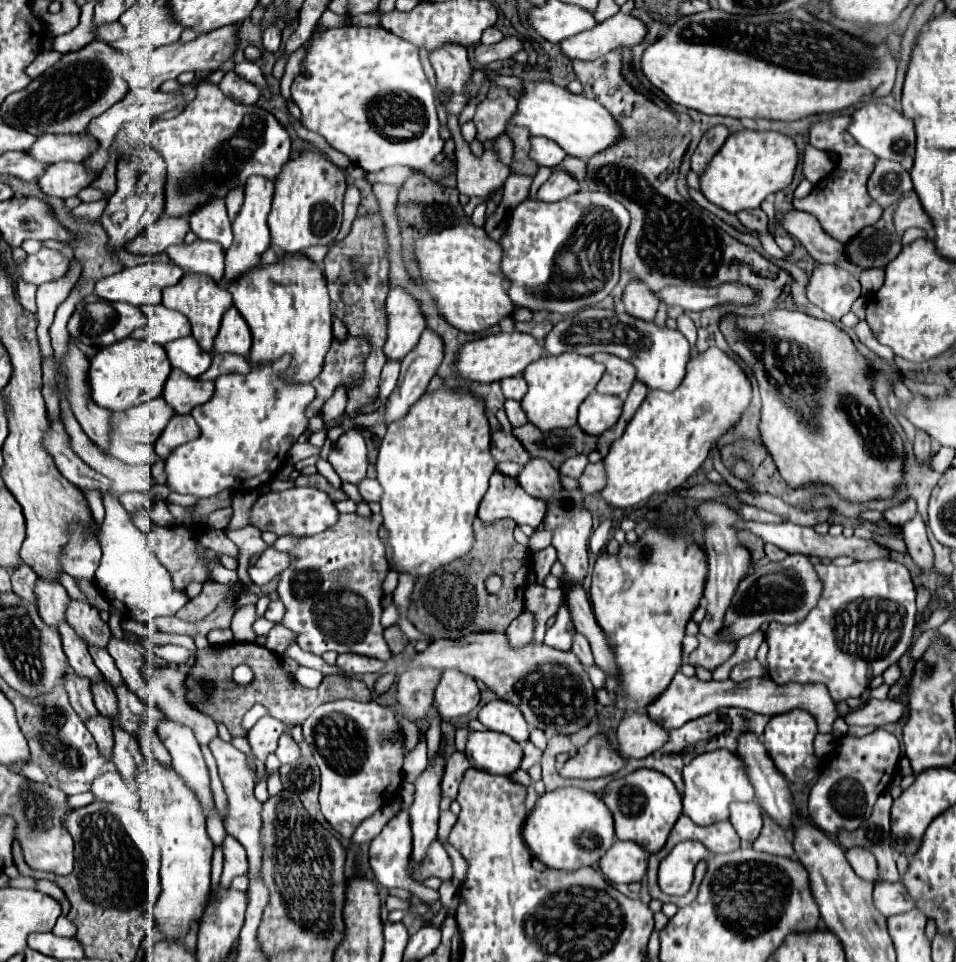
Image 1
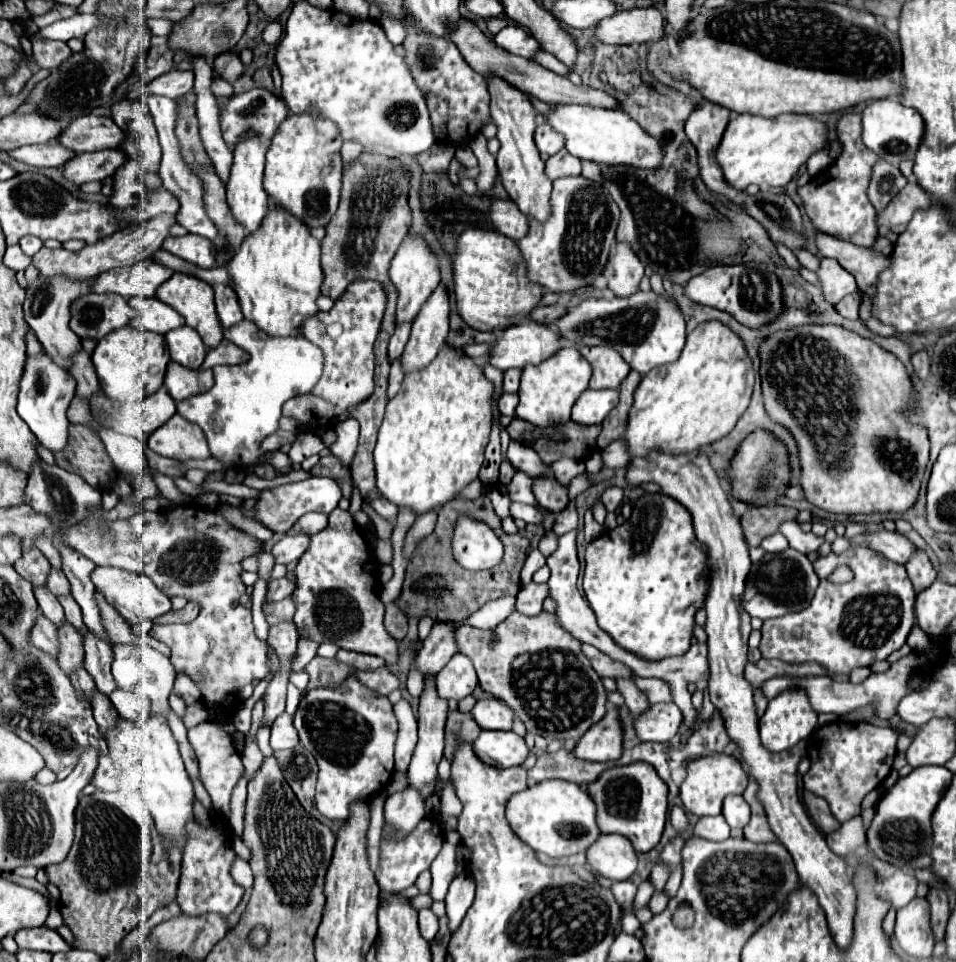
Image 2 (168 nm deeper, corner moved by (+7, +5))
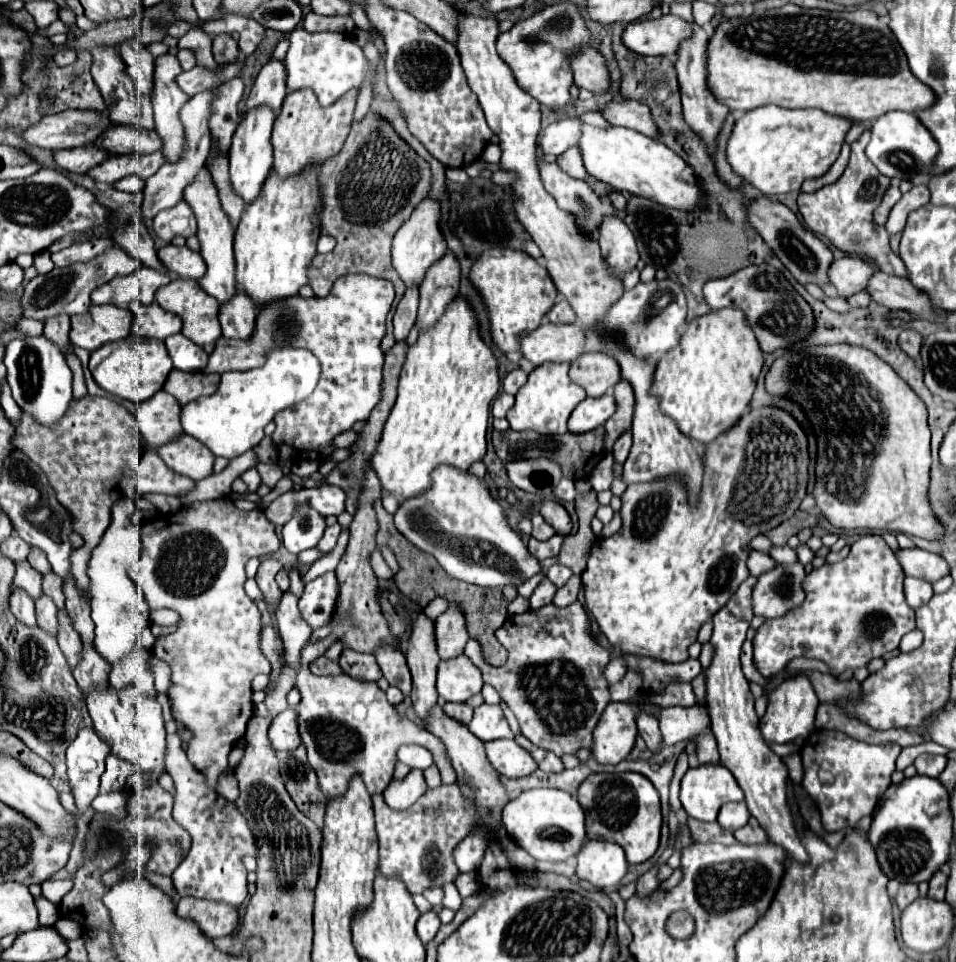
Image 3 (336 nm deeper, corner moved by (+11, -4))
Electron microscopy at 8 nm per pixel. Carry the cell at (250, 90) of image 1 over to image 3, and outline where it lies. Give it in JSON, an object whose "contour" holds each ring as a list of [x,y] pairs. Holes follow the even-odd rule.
{"contour":[[[223,33],[217,35],[213,39],[213,57],[217,61],[217,65],[225,65],[225,63],[233,63],[233,59],[239,59],[239,49],[237,49],[237,41]]]}

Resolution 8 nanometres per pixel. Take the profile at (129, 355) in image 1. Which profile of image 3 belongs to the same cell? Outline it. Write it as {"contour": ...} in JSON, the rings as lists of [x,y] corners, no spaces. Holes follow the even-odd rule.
{"contour":[[[127,335],[125,339],[105,343],[103,347],[91,353],[91,361],[89,361],[89,371],[101,389],[105,389],[107,393],[119,399],[133,401],[133,403],[141,403],[153,397],[163,387],[171,369],[173,363],[167,355],[163,341],[137,339],[135,335]]]}

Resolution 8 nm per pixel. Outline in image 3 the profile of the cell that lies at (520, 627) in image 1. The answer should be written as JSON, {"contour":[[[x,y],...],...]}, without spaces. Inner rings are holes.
{"contour":[[[543,579],[543,581],[535,587],[535,591],[533,591],[531,599],[529,599],[531,609],[541,609],[541,607],[549,605],[551,599],[553,599],[553,595],[555,595],[555,591],[557,591],[555,585],[549,583],[549,579]]]}

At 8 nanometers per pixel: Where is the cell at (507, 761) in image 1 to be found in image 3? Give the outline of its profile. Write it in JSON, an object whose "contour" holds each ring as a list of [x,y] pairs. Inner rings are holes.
{"contour":[[[495,739],[485,743],[487,759],[499,775],[525,777],[537,769],[529,751],[519,747],[515,739]]]}

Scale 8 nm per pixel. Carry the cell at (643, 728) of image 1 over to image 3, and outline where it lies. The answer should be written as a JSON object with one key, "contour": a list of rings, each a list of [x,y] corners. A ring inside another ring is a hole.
{"contour":[[[667,707],[659,711],[661,743],[675,745],[679,741],[689,741],[709,729],[709,715],[705,707]]]}

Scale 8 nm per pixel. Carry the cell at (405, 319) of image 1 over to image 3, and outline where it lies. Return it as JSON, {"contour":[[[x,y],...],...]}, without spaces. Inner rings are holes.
{"contour":[[[423,199],[413,215],[409,217],[409,221],[405,221],[401,225],[401,229],[397,231],[395,239],[393,239],[393,251],[391,251],[391,257],[393,257],[393,269],[397,271],[397,275],[401,277],[401,281],[407,285],[407,287],[421,287],[425,275],[427,275],[427,269],[445,255],[447,251],[447,245],[443,241],[443,235],[437,227],[437,221],[439,221],[439,205],[431,199]]]}

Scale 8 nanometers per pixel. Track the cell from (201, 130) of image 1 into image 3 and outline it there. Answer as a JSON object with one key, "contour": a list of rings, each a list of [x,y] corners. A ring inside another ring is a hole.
{"contour":[[[269,61],[251,93],[249,93],[249,99],[247,99],[247,105],[245,105],[245,111],[241,113],[241,117],[245,113],[249,113],[251,109],[257,109],[257,107],[269,107],[273,109],[273,113],[279,113],[281,111],[281,105],[283,105],[283,99],[285,99],[287,91],[285,91],[285,67],[283,67],[283,61]]]}

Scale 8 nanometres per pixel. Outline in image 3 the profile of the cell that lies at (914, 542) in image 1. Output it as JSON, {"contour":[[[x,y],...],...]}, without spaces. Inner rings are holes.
{"contour":[[[905,577],[905,597],[909,607],[917,609],[921,603],[927,603],[933,595],[931,583],[925,583],[925,579],[913,579],[913,577]]]}

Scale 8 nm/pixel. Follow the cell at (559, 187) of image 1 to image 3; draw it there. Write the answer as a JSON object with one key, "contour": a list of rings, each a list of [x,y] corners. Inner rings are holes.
{"contour":[[[571,147],[561,157],[557,157],[557,165],[561,167],[561,171],[565,171],[569,177],[575,177],[575,179],[583,179],[587,175],[577,147]]]}

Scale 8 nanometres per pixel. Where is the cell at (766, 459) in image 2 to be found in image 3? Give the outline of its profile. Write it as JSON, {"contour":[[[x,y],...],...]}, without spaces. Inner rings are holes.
{"contour":[[[755,409],[749,411],[747,415],[741,417],[741,421],[731,427],[725,435],[719,435],[713,443],[707,445],[705,451],[705,477],[703,477],[703,491],[701,491],[701,499],[697,505],[689,505],[687,501],[687,493],[685,489],[679,485],[677,479],[657,479],[651,483],[635,483],[629,485],[627,491],[621,495],[623,507],[621,507],[621,519],[623,519],[623,527],[621,531],[617,531],[615,535],[607,537],[607,539],[599,539],[595,541],[595,545],[591,547],[589,559],[587,559],[587,569],[581,575],[581,583],[583,583],[583,593],[585,593],[585,609],[591,613],[591,617],[597,621],[599,631],[607,637],[607,641],[611,643],[613,649],[621,651],[621,653],[631,653],[631,655],[643,655],[643,657],[651,657],[651,659],[659,659],[665,663],[679,663],[685,661],[689,657],[687,649],[691,643],[697,641],[697,633],[699,627],[709,621],[727,601],[729,597],[735,593],[735,589],[739,587],[739,583],[743,579],[749,577],[749,571],[745,571],[745,555],[749,555],[749,541],[759,535],[765,533],[773,527],[777,527],[777,523],[783,523],[785,519],[789,519],[797,509],[799,503],[803,501],[803,497],[807,495],[807,467],[809,467],[809,453],[807,453],[807,439],[803,429],[799,427],[799,423],[789,417],[787,413],[779,411],[779,409]]]}

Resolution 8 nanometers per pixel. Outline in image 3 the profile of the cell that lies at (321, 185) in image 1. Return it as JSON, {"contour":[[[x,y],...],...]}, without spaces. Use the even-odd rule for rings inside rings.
{"contour":[[[309,89],[289,93],[273,125],[273,137],[271,137],[273,155],[275,155],[273,171],[279,177],[287,179],[307,169],[319,169],[327,159],[331,159],[341,151],[351,131],[353,109],[355,109],[355,91],[351,91],[349,95],[345,95],[341,101],[337,101],[327,109],[317,103],[313,91]]]}

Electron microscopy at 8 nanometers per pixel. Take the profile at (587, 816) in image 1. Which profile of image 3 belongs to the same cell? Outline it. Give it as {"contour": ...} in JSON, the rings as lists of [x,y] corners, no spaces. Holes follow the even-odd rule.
{"contour":[[[531,789],[511,799],[503,809],[503,827],[507,835],[537,861],[567,861],[581,851],[587,839],[585,813],[579,801],[559,789]]]}

